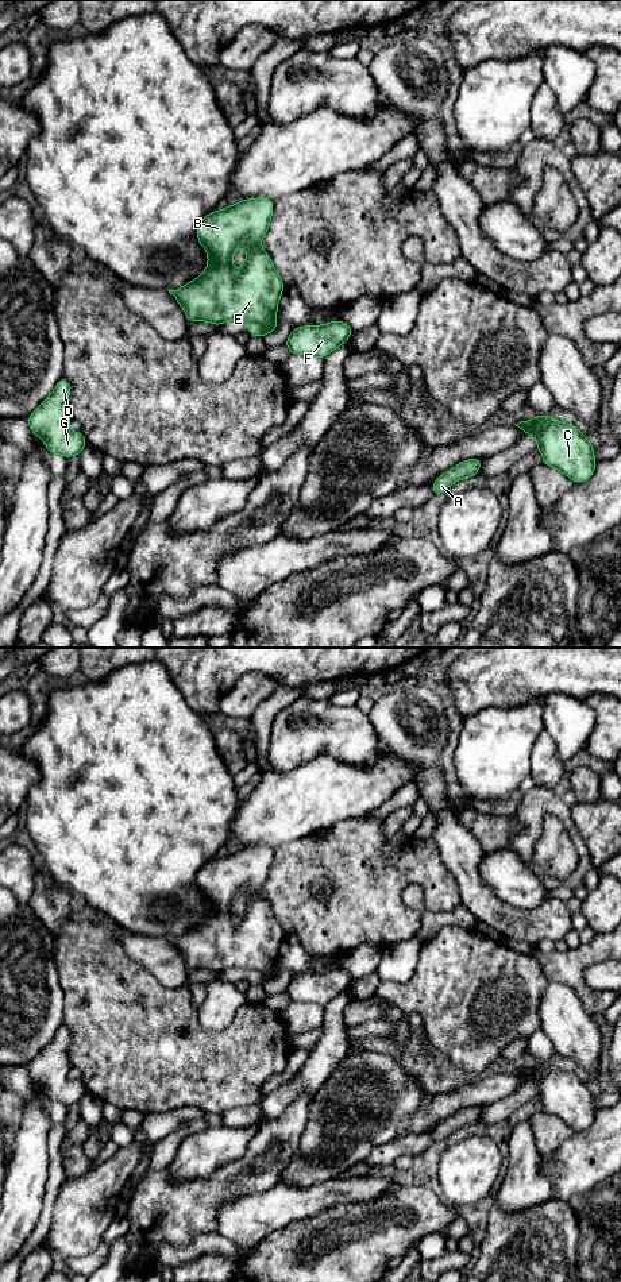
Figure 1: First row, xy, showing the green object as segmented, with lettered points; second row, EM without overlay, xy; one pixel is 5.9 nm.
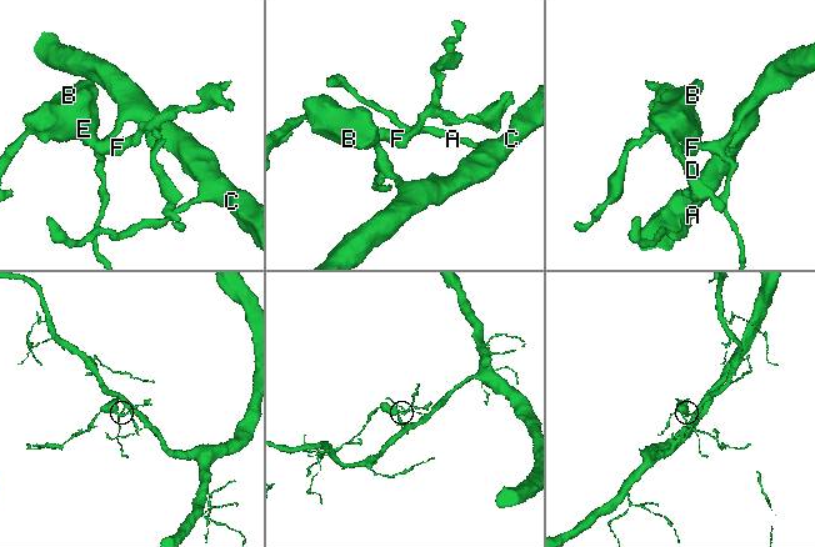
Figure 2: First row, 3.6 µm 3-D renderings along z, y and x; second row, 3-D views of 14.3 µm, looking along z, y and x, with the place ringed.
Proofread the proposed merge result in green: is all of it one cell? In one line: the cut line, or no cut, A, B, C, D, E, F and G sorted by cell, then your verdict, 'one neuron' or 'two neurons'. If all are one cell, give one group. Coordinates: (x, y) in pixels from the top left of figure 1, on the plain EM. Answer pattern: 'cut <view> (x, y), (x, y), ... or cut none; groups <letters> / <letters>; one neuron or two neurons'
cut xy (250, 972), (263, 972), (266, 981); groups A C / B D E F G; two neurons

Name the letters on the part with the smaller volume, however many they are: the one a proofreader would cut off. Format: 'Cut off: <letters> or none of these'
Cut off: B, D, E, F, G

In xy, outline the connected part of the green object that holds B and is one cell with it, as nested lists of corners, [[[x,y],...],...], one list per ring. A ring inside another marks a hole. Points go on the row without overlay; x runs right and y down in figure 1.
[[[266,845],[246,846],[228,856],[208,861],[197,874],[197,889],[207,897],[208,914],[196,927],[177,938],[169,938],[184,957],[189,970],[208,969],[221,973],[231,968],[243,968],[248,973],[265,972],[266,982],[274,980],[270,972],[277,968],[279,946],[285,931],[271,905],[261,895],[270,874],[274,849]],[[236,896],[248,896],[246,910],[239,919],[232,915]]]

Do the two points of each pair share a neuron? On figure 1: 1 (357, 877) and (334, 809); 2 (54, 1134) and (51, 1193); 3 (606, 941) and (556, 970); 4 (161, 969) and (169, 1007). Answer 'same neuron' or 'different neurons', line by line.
1: different neurons
2: same neuron
3: same neuron
4: different neurons

